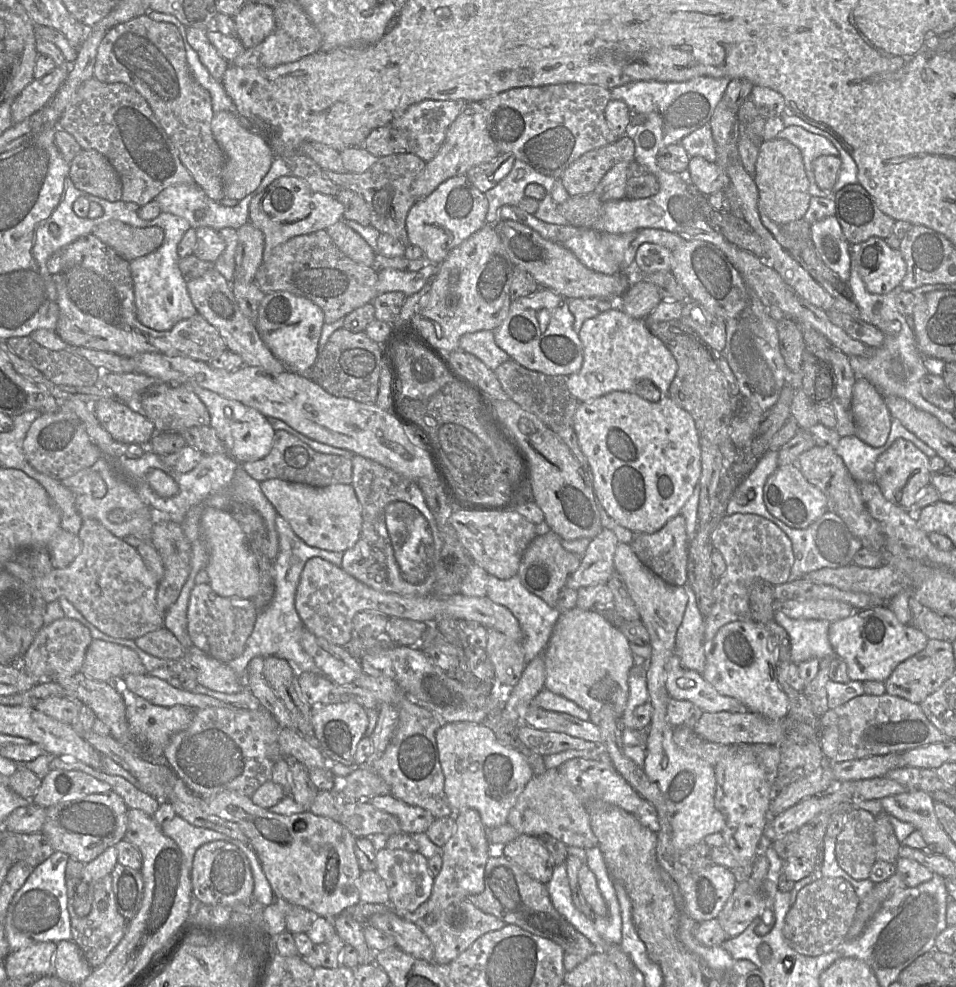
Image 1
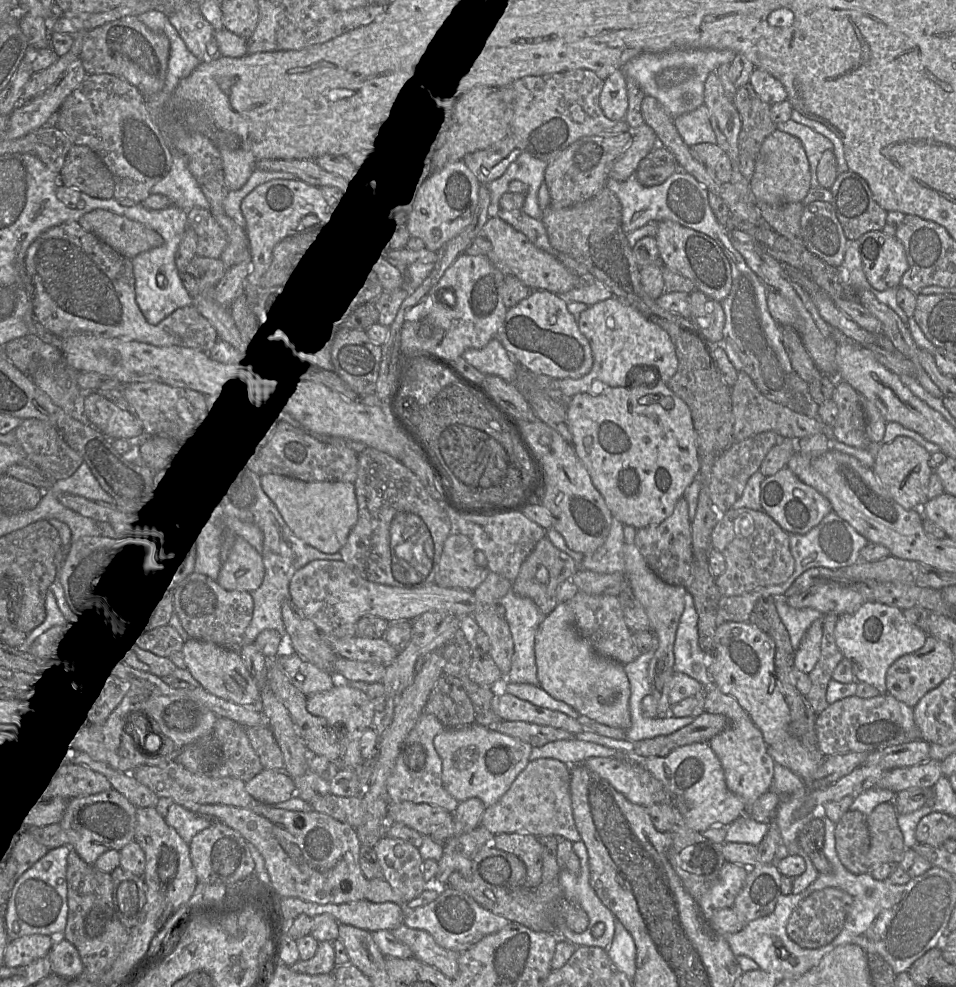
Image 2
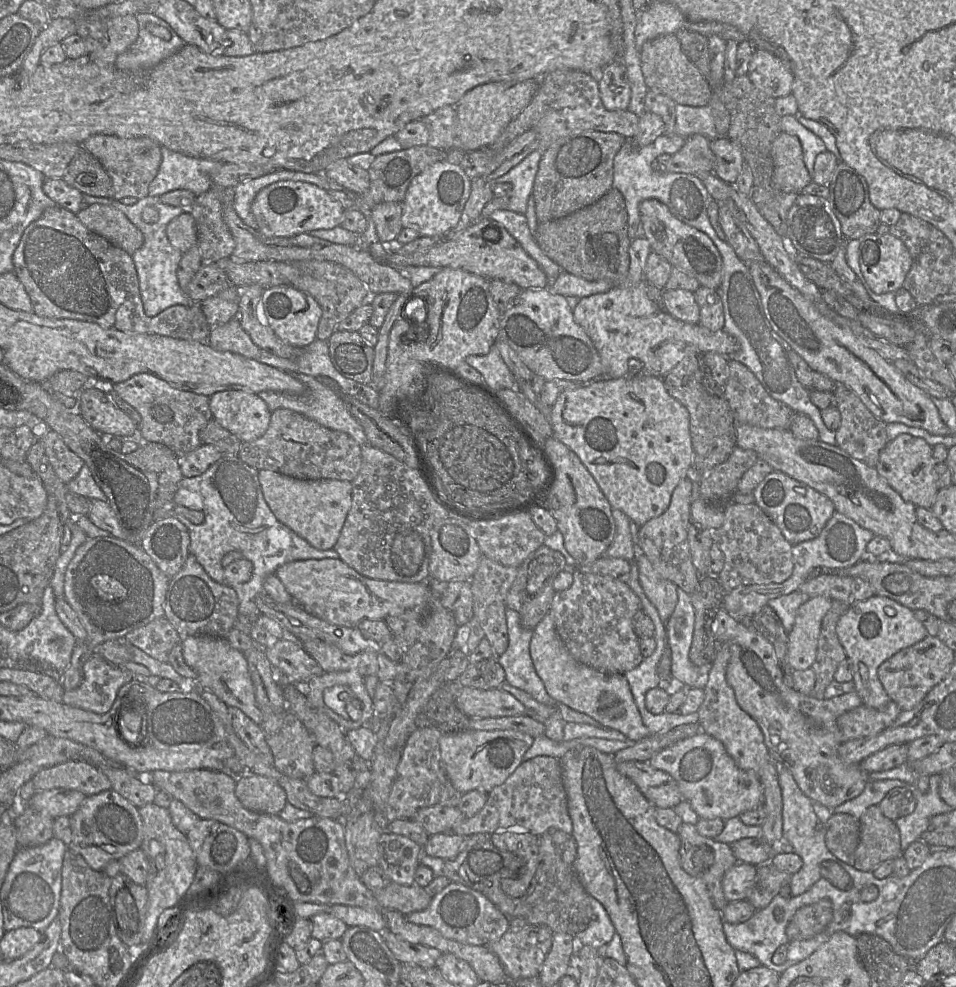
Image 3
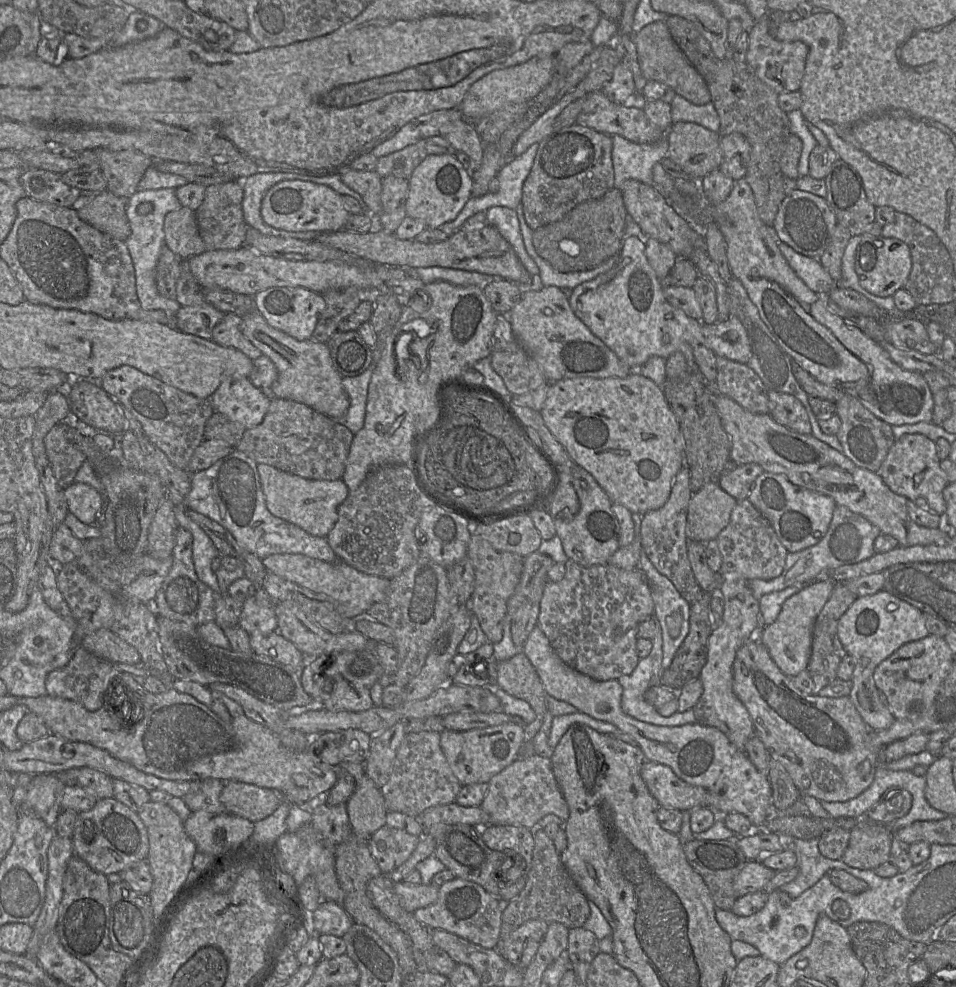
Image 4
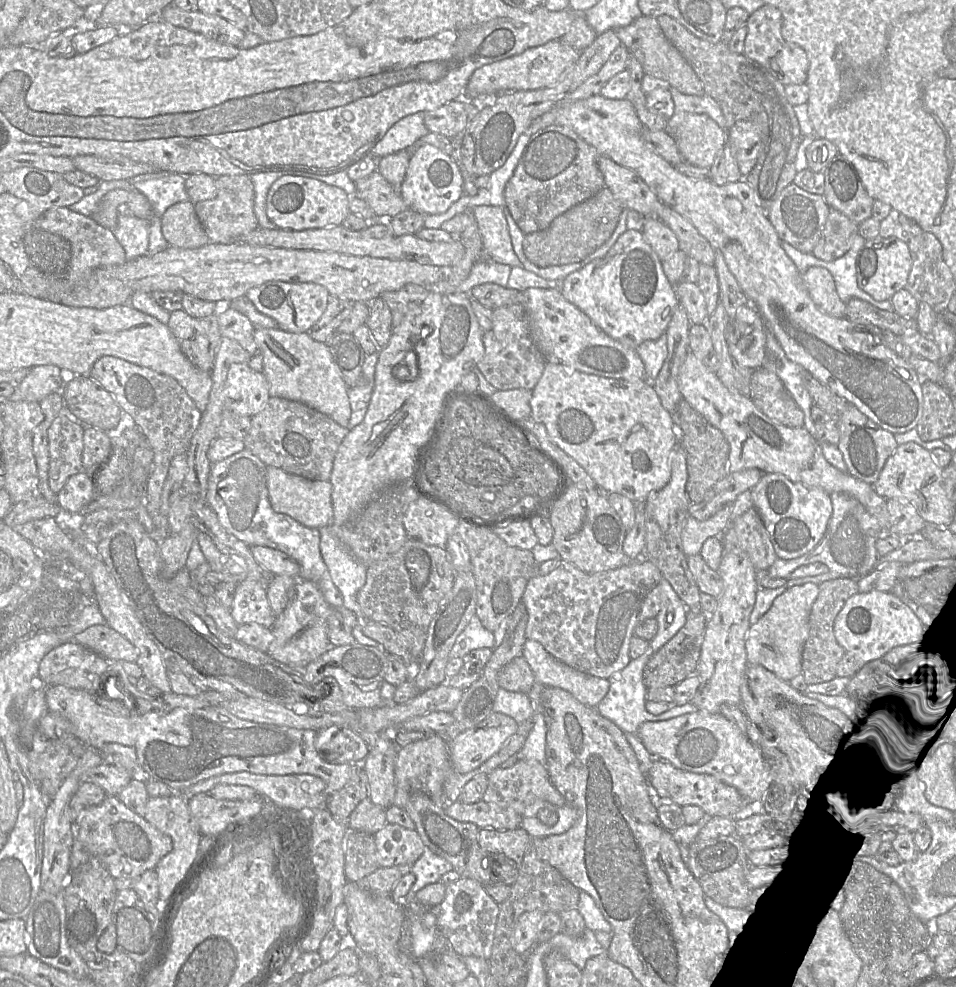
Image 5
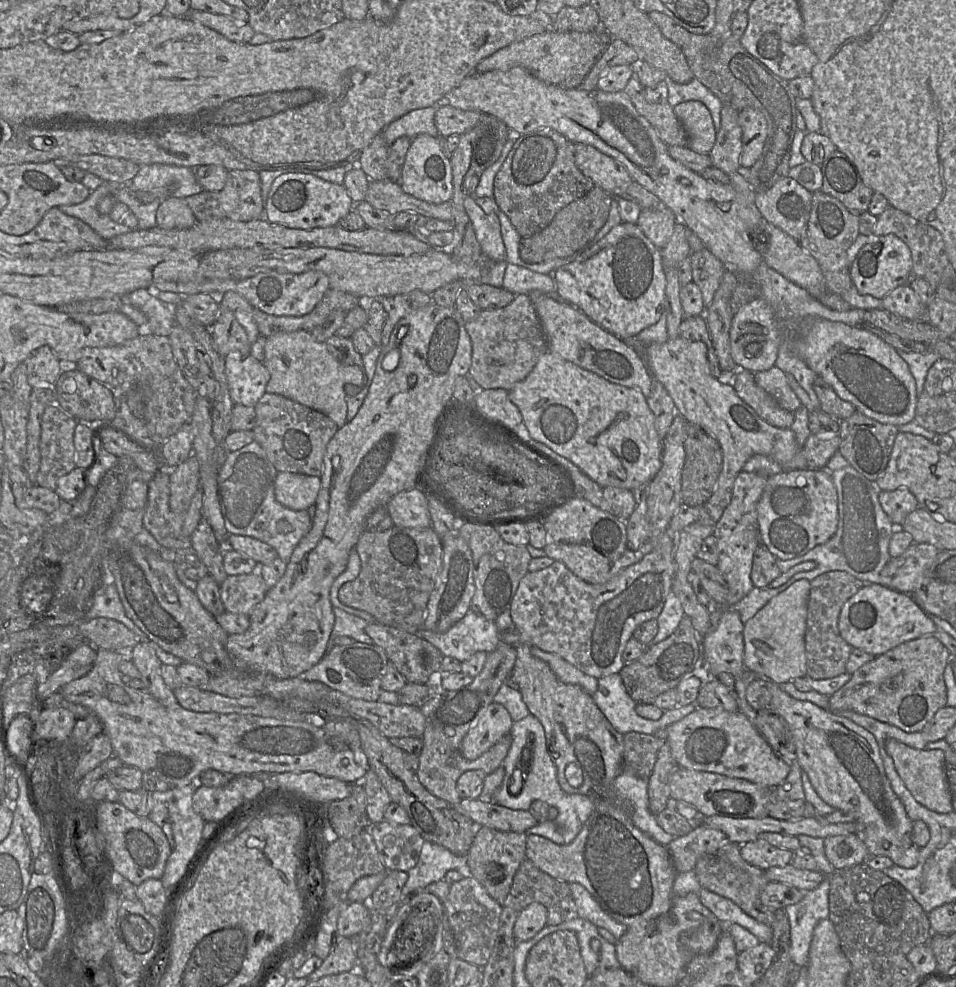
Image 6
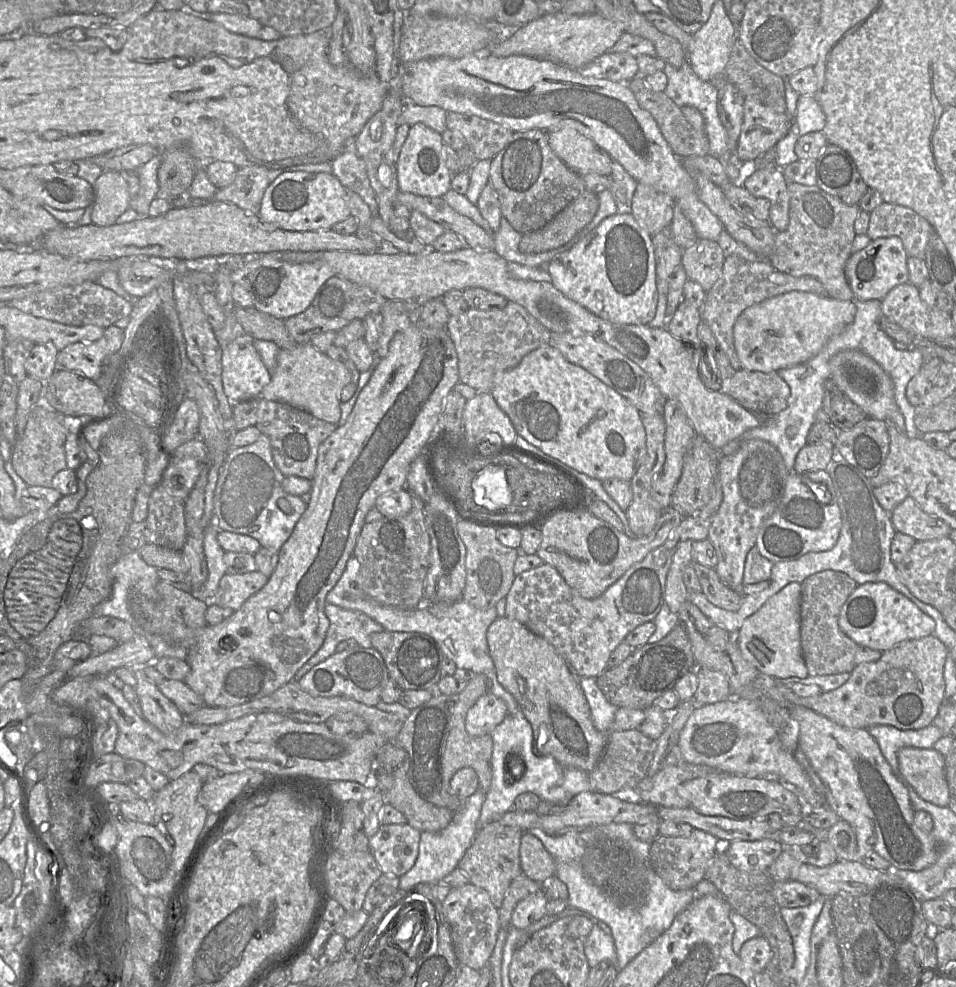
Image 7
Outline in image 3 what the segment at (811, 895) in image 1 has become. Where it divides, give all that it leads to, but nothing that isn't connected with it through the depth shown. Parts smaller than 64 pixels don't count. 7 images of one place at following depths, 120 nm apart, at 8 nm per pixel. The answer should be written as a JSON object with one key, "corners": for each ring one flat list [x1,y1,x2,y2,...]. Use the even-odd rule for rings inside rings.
{"corners":[[827,899,799,908,786,927,790,940,807,940,825,930,833,919,833,904]]}

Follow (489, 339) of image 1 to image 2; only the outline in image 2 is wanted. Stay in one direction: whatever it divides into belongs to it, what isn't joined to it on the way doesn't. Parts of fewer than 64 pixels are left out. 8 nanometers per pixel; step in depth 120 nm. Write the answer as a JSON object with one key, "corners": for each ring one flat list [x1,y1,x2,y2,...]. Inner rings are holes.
{"corners":[[495,337,482,349,468,349,462,358,479,370,483,375,499,376,508,383,514,383,518,363]]}

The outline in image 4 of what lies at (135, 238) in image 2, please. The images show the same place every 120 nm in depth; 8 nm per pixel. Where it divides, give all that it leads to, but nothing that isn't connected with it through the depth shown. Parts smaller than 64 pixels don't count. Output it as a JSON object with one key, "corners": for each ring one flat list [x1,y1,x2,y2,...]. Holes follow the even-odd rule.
{"corners":[[107,189,77,213,83,221,101,232,125,242,131,233,126,214,126,199,128,198,119,197]]}

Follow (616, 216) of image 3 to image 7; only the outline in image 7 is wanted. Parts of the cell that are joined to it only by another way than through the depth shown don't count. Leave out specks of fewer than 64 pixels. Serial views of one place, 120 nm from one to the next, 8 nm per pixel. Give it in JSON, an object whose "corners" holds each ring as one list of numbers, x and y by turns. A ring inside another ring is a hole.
{"corners":[[585,190,543,228,524,234,519,251,537,254,563,246,591,222,598,208,597,193]]}

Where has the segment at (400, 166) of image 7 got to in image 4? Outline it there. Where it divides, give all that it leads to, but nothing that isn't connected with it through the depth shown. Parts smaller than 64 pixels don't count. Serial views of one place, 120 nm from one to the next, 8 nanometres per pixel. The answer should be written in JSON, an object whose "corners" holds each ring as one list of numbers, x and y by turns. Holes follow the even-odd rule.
{"corners":[[453,155,427,156,413,171,409,179,406,215,422,220,428,228,438,229,453,221,472,197,472,177]]}

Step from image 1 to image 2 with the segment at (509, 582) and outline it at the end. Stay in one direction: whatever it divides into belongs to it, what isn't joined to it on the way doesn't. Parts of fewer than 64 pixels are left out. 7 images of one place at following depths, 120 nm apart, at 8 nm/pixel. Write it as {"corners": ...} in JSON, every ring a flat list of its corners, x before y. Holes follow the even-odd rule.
{"corners":[[509,590,499,604,505,609,505,619,510,628,514,651,511,669,506,676,513,684,539,685,535,660,535,637,545,615,527,597]]}

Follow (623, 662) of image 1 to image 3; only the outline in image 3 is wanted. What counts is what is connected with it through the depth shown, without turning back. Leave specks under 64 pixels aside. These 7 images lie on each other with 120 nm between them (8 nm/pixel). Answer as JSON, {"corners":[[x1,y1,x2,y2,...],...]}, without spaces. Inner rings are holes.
{"corners":[[548,612,533,629,529,651,538,676,556,702,589,715,602,726,621,732,628,740,637,742,651,735,642,721,625,676,606,674,576,661,556,631,552,612]]}

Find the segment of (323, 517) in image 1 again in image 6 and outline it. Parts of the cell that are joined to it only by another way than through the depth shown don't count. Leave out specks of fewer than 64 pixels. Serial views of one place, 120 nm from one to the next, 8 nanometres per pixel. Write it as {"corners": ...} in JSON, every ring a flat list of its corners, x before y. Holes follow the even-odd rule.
{"corners":[[278,472,275,479,275,497,292,510,308,510,315,506,321,478,292,472]]}

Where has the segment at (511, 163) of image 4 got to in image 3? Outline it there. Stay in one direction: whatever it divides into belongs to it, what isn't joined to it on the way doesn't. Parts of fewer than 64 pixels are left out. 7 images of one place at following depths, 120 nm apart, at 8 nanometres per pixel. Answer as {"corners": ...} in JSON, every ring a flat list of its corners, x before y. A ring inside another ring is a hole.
{"corners":[[535,150,527,155,518,165,503,176,492,180,491,188,501,183,510,183,513,188,508,198,506,209,519,214,525,214,528,199,532,195,534,180,542,156,541,150]]}

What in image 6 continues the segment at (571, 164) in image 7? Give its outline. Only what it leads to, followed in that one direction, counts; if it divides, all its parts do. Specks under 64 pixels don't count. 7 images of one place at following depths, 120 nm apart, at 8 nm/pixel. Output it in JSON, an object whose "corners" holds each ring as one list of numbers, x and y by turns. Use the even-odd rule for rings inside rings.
{"corners":[[573,143,573,148,576,166,595,186,615,197,625,195,633,179,621,163,591,145]]}

